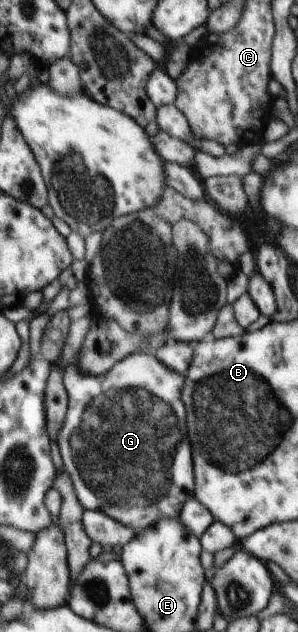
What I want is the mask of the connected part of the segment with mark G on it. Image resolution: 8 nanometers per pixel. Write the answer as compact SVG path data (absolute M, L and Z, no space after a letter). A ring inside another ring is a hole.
M152 352L131 354L99 376L81 374L77 368L77 358L69 364L63 376L68 394L67 413L56 443L67 474L71 476L77 499L84 509L101 510L119 524L133 528L136 533L161 518L179 517L183 504L194 497L195 491L191 444L187 438L185 406L181 402L183 382L185 375L169 370ZM155 396L163 400L161 404L157 402L159 410L163 408L177 414L165 414L165 418L139 418L151 410Z

